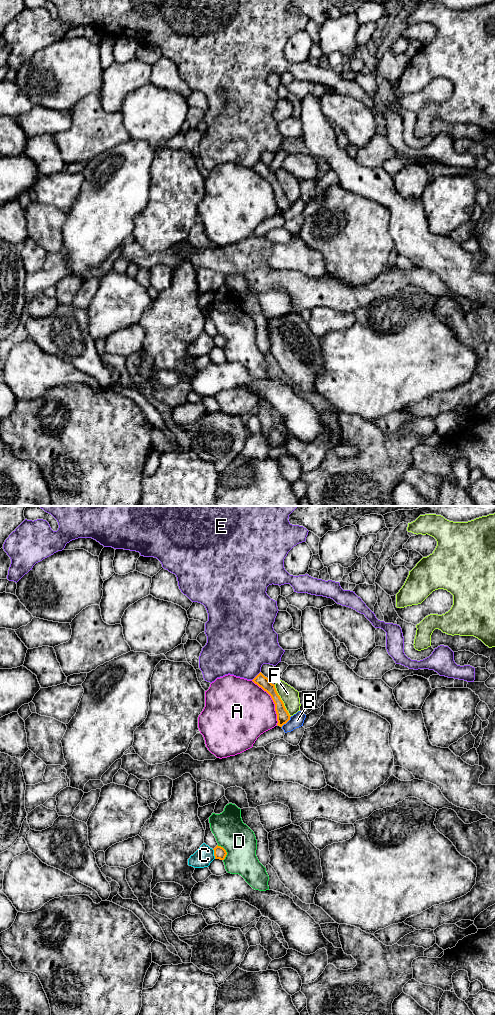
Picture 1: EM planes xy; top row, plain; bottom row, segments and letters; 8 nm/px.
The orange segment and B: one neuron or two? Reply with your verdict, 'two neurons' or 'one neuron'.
two neurons

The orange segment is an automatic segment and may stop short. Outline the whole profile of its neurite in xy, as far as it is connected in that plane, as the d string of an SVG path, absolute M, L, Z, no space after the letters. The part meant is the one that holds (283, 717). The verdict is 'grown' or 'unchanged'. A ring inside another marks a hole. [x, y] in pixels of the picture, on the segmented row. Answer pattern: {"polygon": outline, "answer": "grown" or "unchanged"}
{"polygon": "M261 672L252 680L255 684L266 691L272 698L275 704L275 711L277 714L277 725L282 727L290 720L290 715L286 710L283 701L278 695L275 685L272 684L267 677L265 677Z", "answer": "unchanged"}

